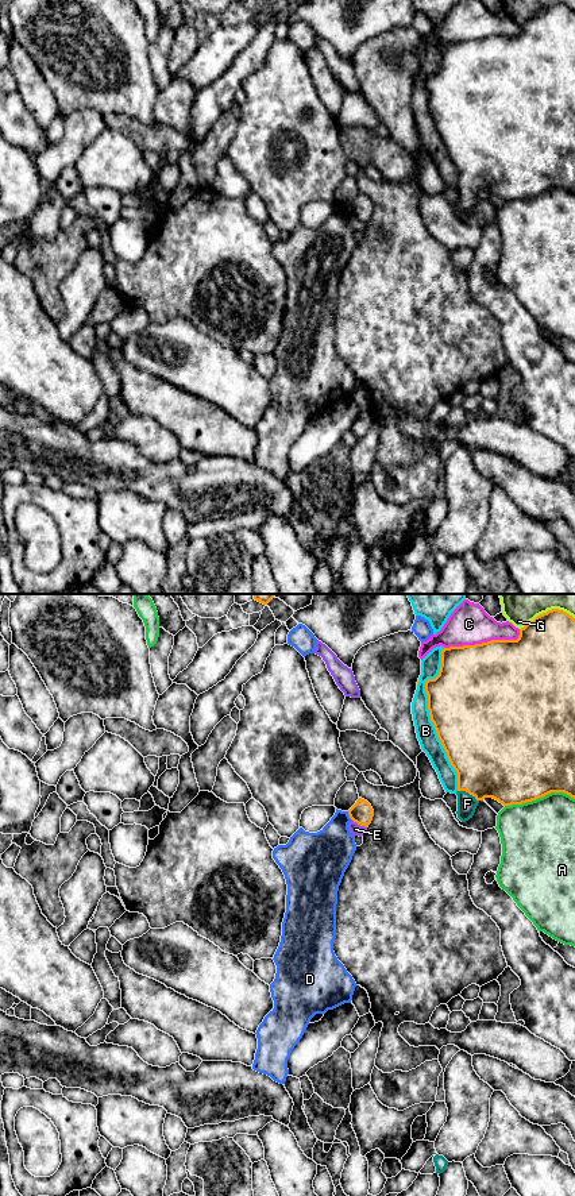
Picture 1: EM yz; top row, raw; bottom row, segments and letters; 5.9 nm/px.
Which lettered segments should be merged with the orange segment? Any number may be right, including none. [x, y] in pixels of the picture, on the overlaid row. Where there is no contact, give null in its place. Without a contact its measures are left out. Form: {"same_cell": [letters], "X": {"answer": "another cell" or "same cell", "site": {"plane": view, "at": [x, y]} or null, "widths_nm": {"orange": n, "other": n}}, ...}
{"same_cell": ["F"], "A": {"answer": "another cell", "site": {"plane": "yz", "at": [539, 797]}, "widths_nm": {"orange": 500, "other": 440}}, "B": {"answer": "another cell", "site": {"plane": "yz", "at": [431, 717]}, "widths_nm": {"orange": 500, "other": 120}}, "C": {"answer": "another cell", "site": {"plane": "yz", "at": [485, 643]}, "widths_nm": {"orange": 500, "other": 240}}, "D": {"answer": "another cell", "site": {"plane": "yz", "at": [348, 814]}, "widths_nm": {"orange": 140, "other": 280}}, "E": {"answer": "another cell", "site": {"plane": "yz", "at": [359, 824]}, "widths_nm": {"orange": 140, "other": 70}}, "F": {"answer": "same cell", "site": {"plane": "yz", "at": [469, 793]}, "widths_nm": {"orange": 460, "other": 120}}, "G": {"answer": "another cell", "site": {"plane": "yz", "at": [548, 610]}, "widths_nm": {"orange": 360, "other": 300}}}

